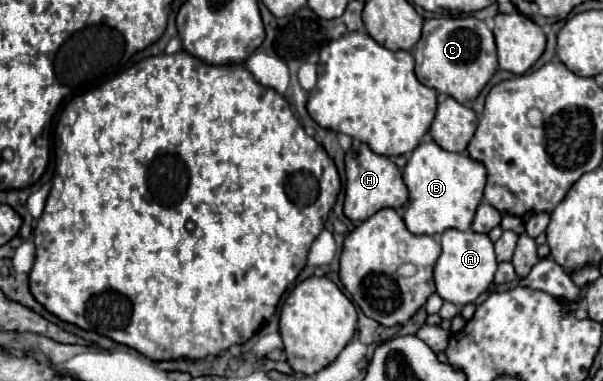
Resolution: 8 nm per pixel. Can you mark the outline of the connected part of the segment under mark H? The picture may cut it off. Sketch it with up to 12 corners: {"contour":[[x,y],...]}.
{"contour":[[358,139],[346,151],[344,215],[364,221],[402,207],[408,189]]}

